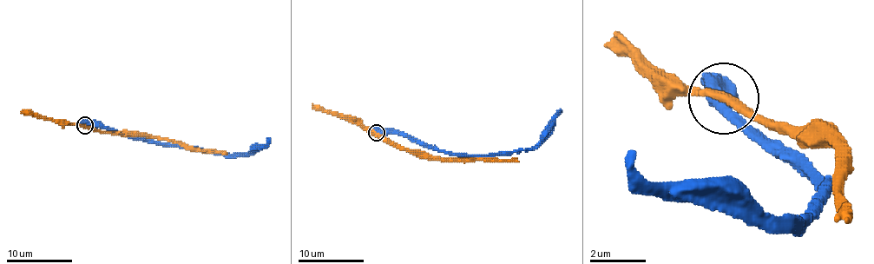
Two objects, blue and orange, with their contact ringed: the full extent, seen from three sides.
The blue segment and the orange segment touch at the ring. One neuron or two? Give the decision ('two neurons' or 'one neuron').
two neurons

